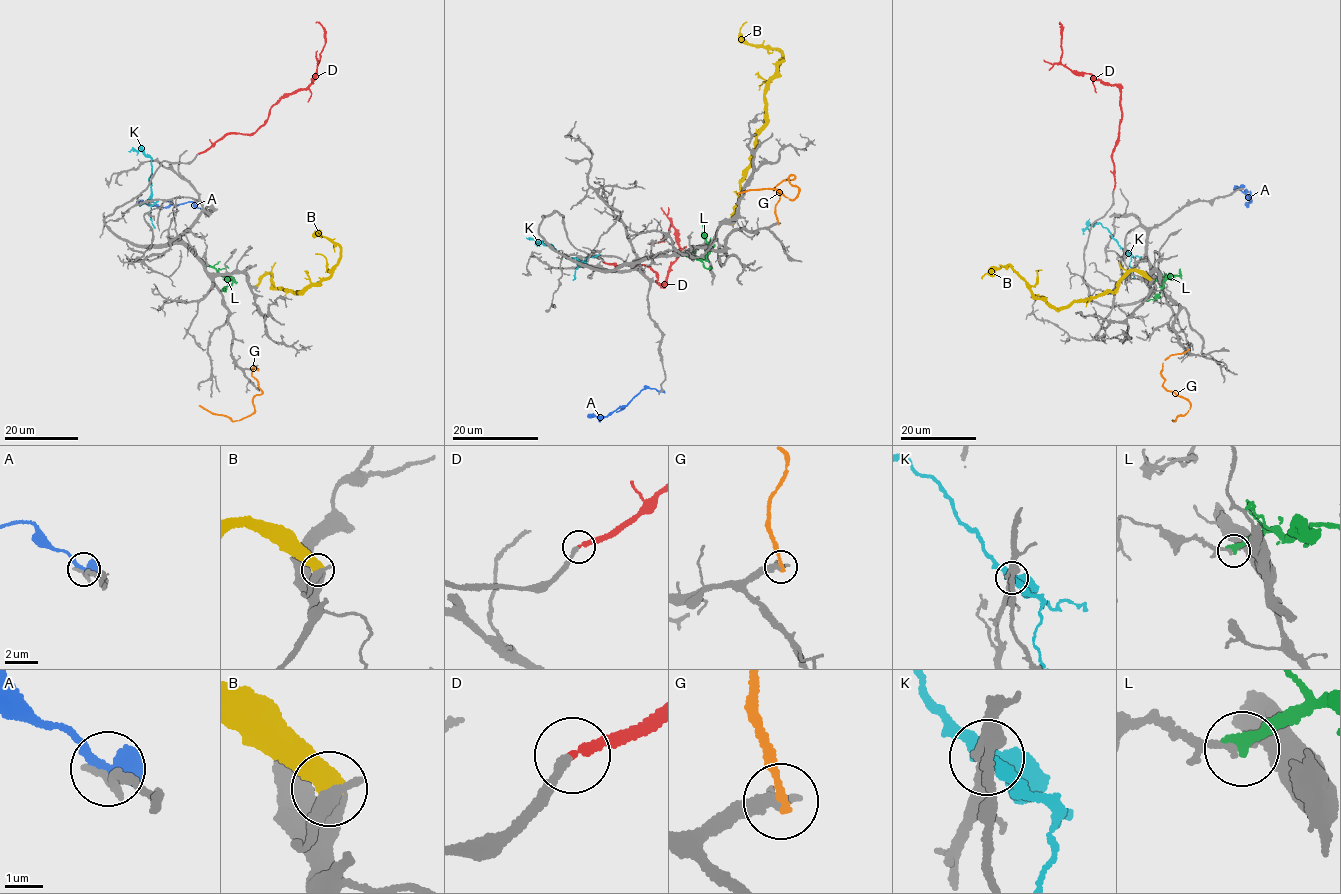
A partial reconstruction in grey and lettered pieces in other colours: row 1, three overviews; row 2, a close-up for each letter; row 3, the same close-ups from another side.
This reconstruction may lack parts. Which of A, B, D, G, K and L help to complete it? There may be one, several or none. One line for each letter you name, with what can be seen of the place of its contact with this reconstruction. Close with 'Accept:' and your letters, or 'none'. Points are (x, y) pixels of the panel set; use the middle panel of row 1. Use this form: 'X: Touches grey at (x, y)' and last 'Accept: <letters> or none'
B: Touches grey at (734, 222)
D: Touches grey at (603, 261)
Accept: B, D

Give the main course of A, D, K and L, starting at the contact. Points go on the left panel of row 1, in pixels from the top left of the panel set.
A: (204, 212), (192, 202), (163, 207), (136, 203)
D: (197, 154), (230, 133), (251, 135), (284, 96), (311, 83), (325, 41), (325, 29), (315, 23)
K: (158, 199), (154, 202), (151, 199), (149, 178), (151, 159), (142, 151), (128, 151)
L: (207, 265), (233, 279), (224, 289)

